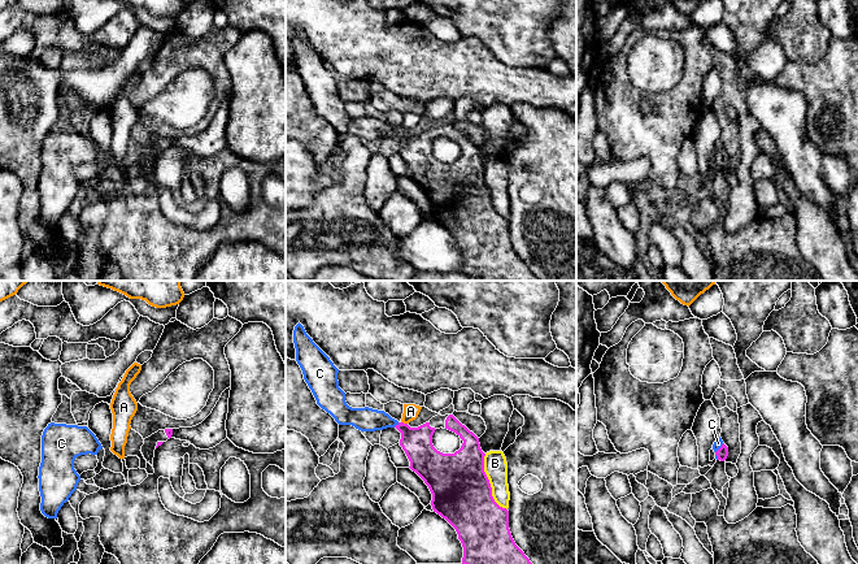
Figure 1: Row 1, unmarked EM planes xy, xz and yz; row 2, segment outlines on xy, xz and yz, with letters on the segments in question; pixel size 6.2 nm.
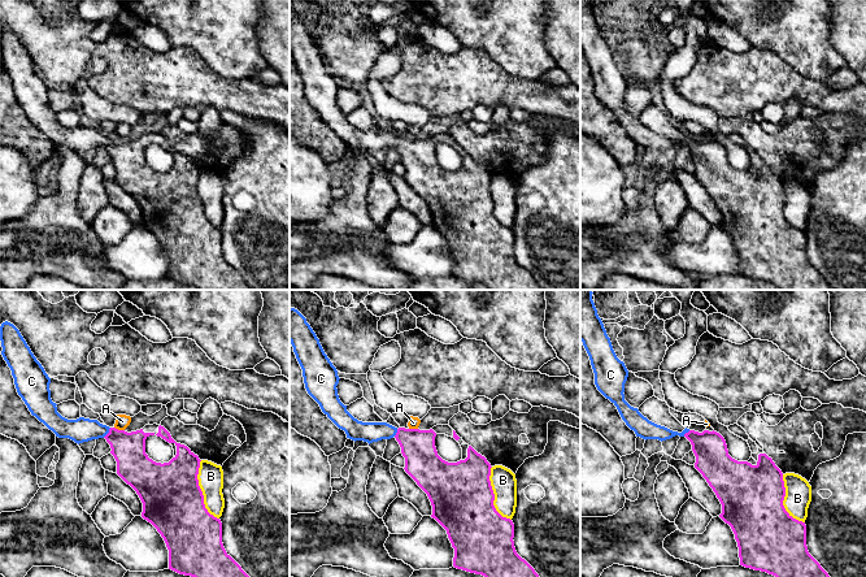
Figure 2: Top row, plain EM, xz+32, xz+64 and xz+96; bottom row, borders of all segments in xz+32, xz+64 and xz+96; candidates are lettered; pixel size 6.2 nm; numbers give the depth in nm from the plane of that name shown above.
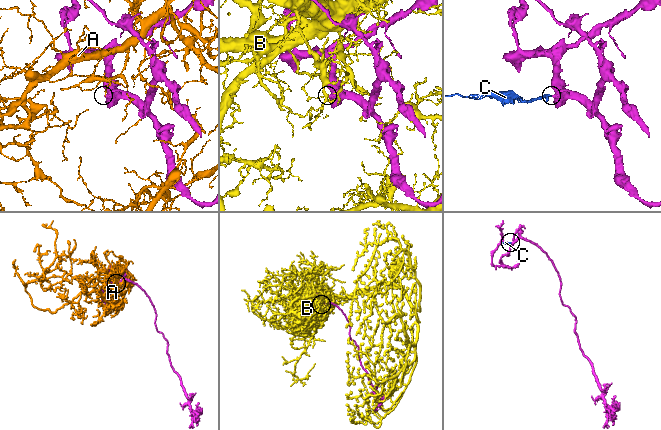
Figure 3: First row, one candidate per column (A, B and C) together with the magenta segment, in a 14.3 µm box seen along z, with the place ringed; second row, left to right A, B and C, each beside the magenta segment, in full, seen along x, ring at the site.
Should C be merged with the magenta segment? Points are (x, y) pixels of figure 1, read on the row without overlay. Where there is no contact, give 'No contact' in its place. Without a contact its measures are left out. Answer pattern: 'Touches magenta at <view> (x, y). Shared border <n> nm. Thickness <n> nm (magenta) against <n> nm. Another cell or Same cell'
Touches magenta at xz (396, 134). Shared border 50 nm. Thickness 190 nm (magenta) against 150 nm. Same cell

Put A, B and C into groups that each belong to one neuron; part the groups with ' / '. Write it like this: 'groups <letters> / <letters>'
groups A / B / C

